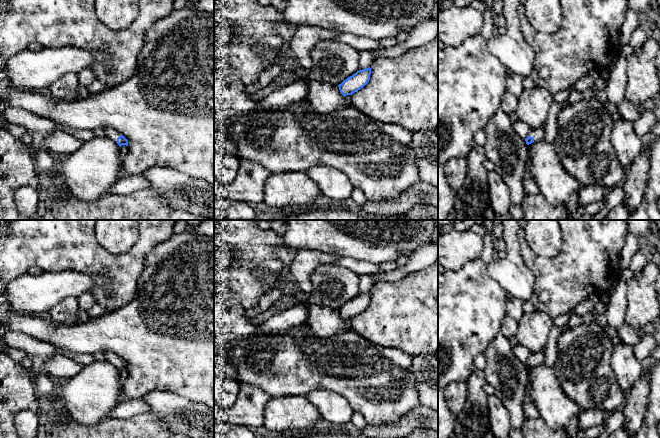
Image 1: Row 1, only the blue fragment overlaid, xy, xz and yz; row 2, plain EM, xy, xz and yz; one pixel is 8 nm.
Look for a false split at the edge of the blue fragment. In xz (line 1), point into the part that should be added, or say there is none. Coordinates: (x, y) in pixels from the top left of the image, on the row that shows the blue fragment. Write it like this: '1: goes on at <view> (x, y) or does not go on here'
1: does not go on here

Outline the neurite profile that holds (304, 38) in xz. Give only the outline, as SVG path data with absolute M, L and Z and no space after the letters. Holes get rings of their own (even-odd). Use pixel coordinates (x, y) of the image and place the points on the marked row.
M303 25L296 27L289 41L285 41L284 48L299 62L309 69L311 67L310 52L321 41L334 40L339 33L321 27Z

